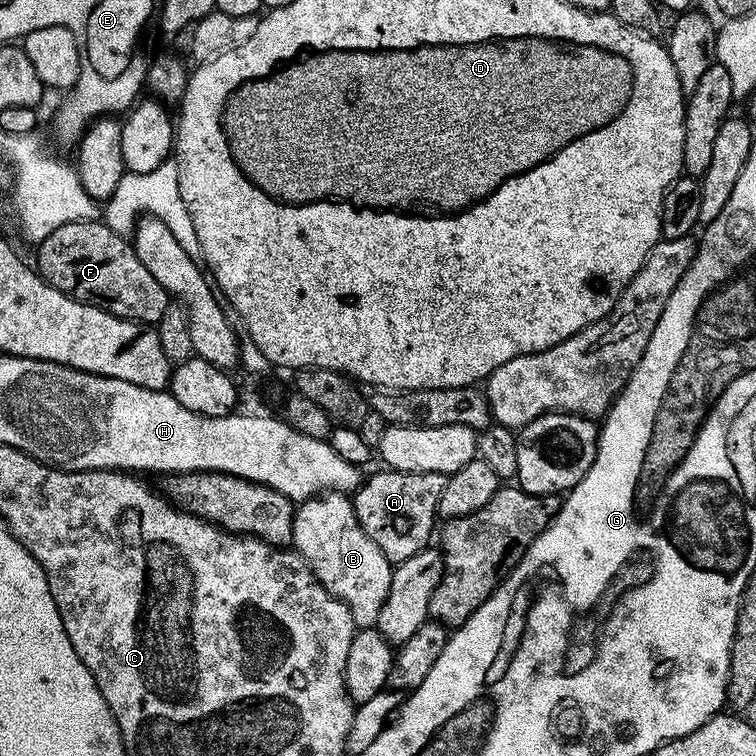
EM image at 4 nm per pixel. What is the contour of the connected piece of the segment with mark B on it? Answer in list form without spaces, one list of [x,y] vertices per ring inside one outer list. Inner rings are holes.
[[[329,490],[303,501],[292,518],[292,544],[308,561],[320,585],[350,610],[357,629],[375,628],[390,590],[393,565],[365,534],[351,499],[343,492]]]

